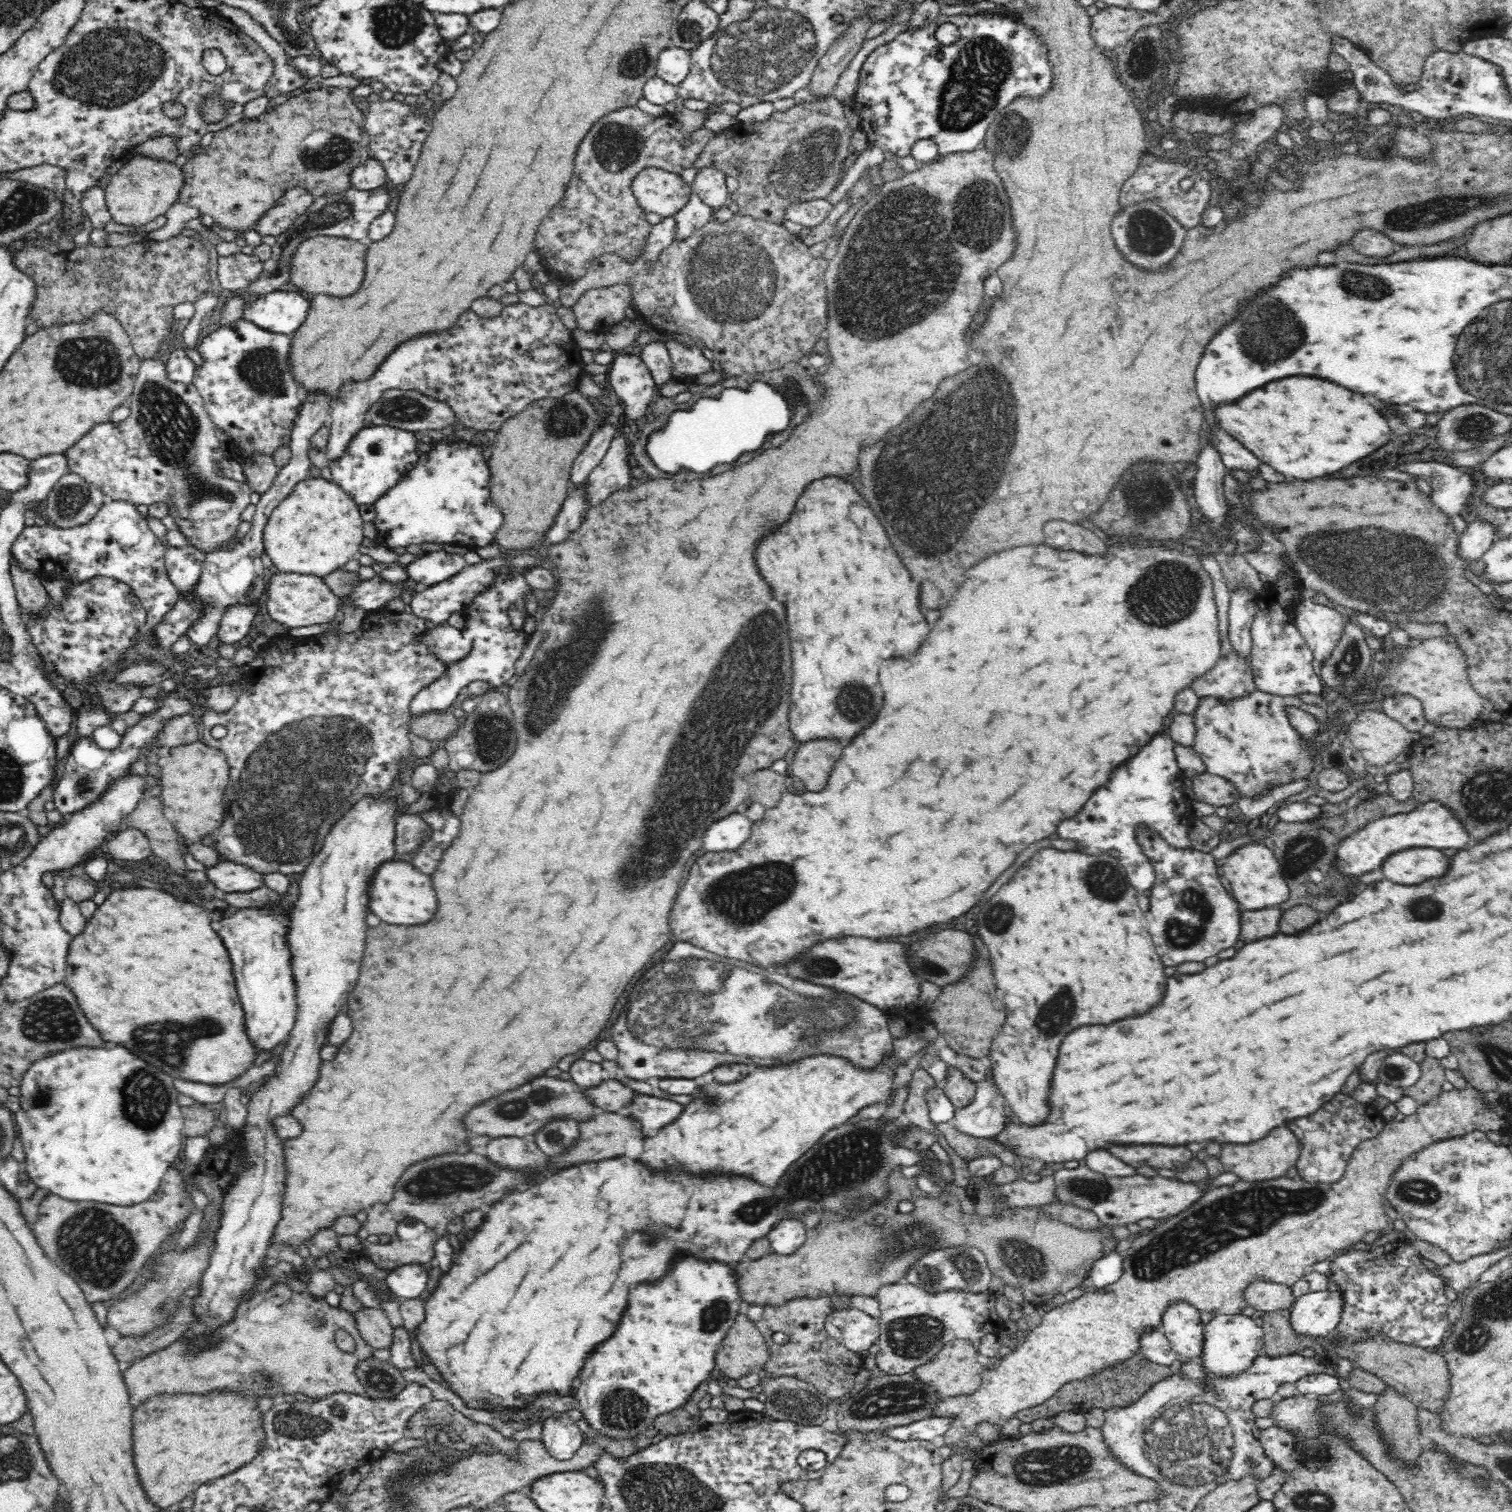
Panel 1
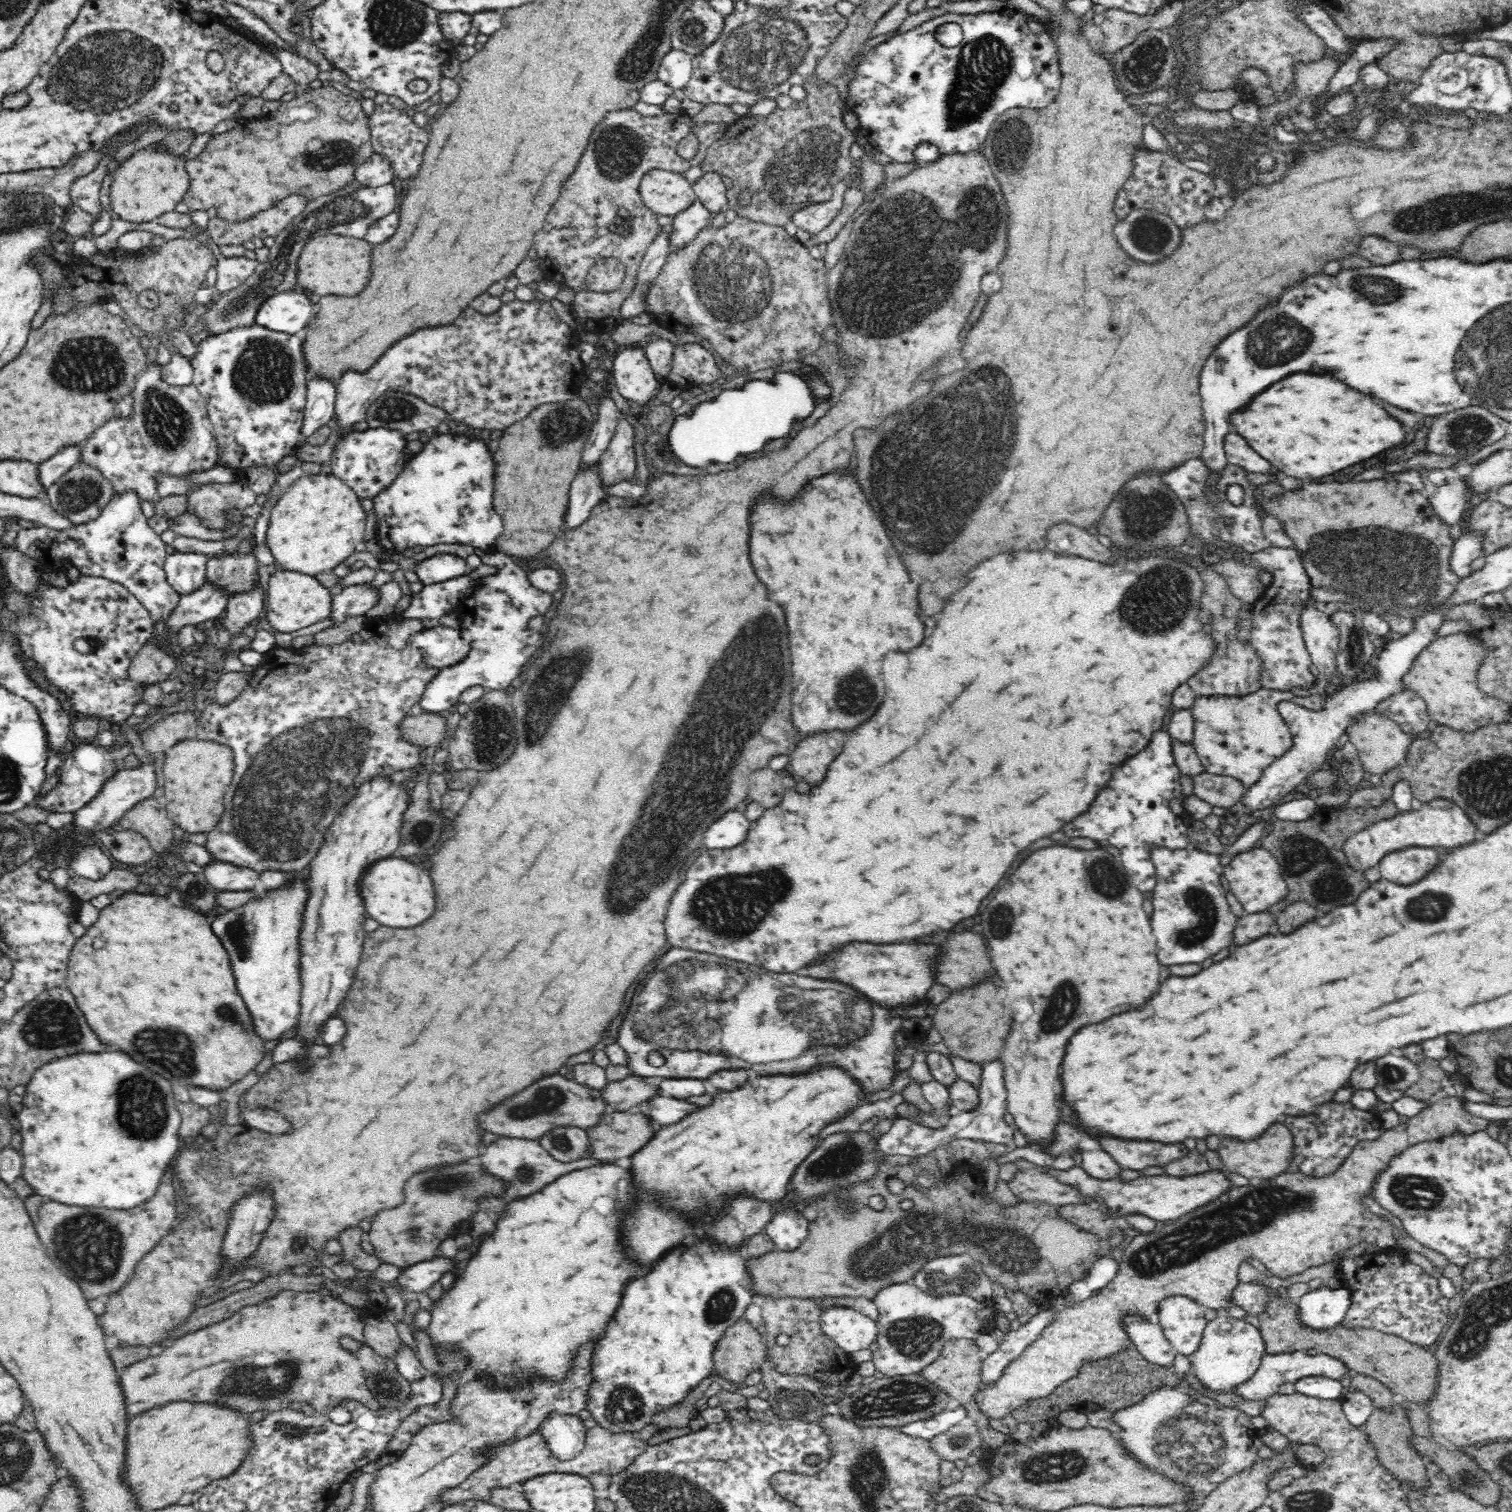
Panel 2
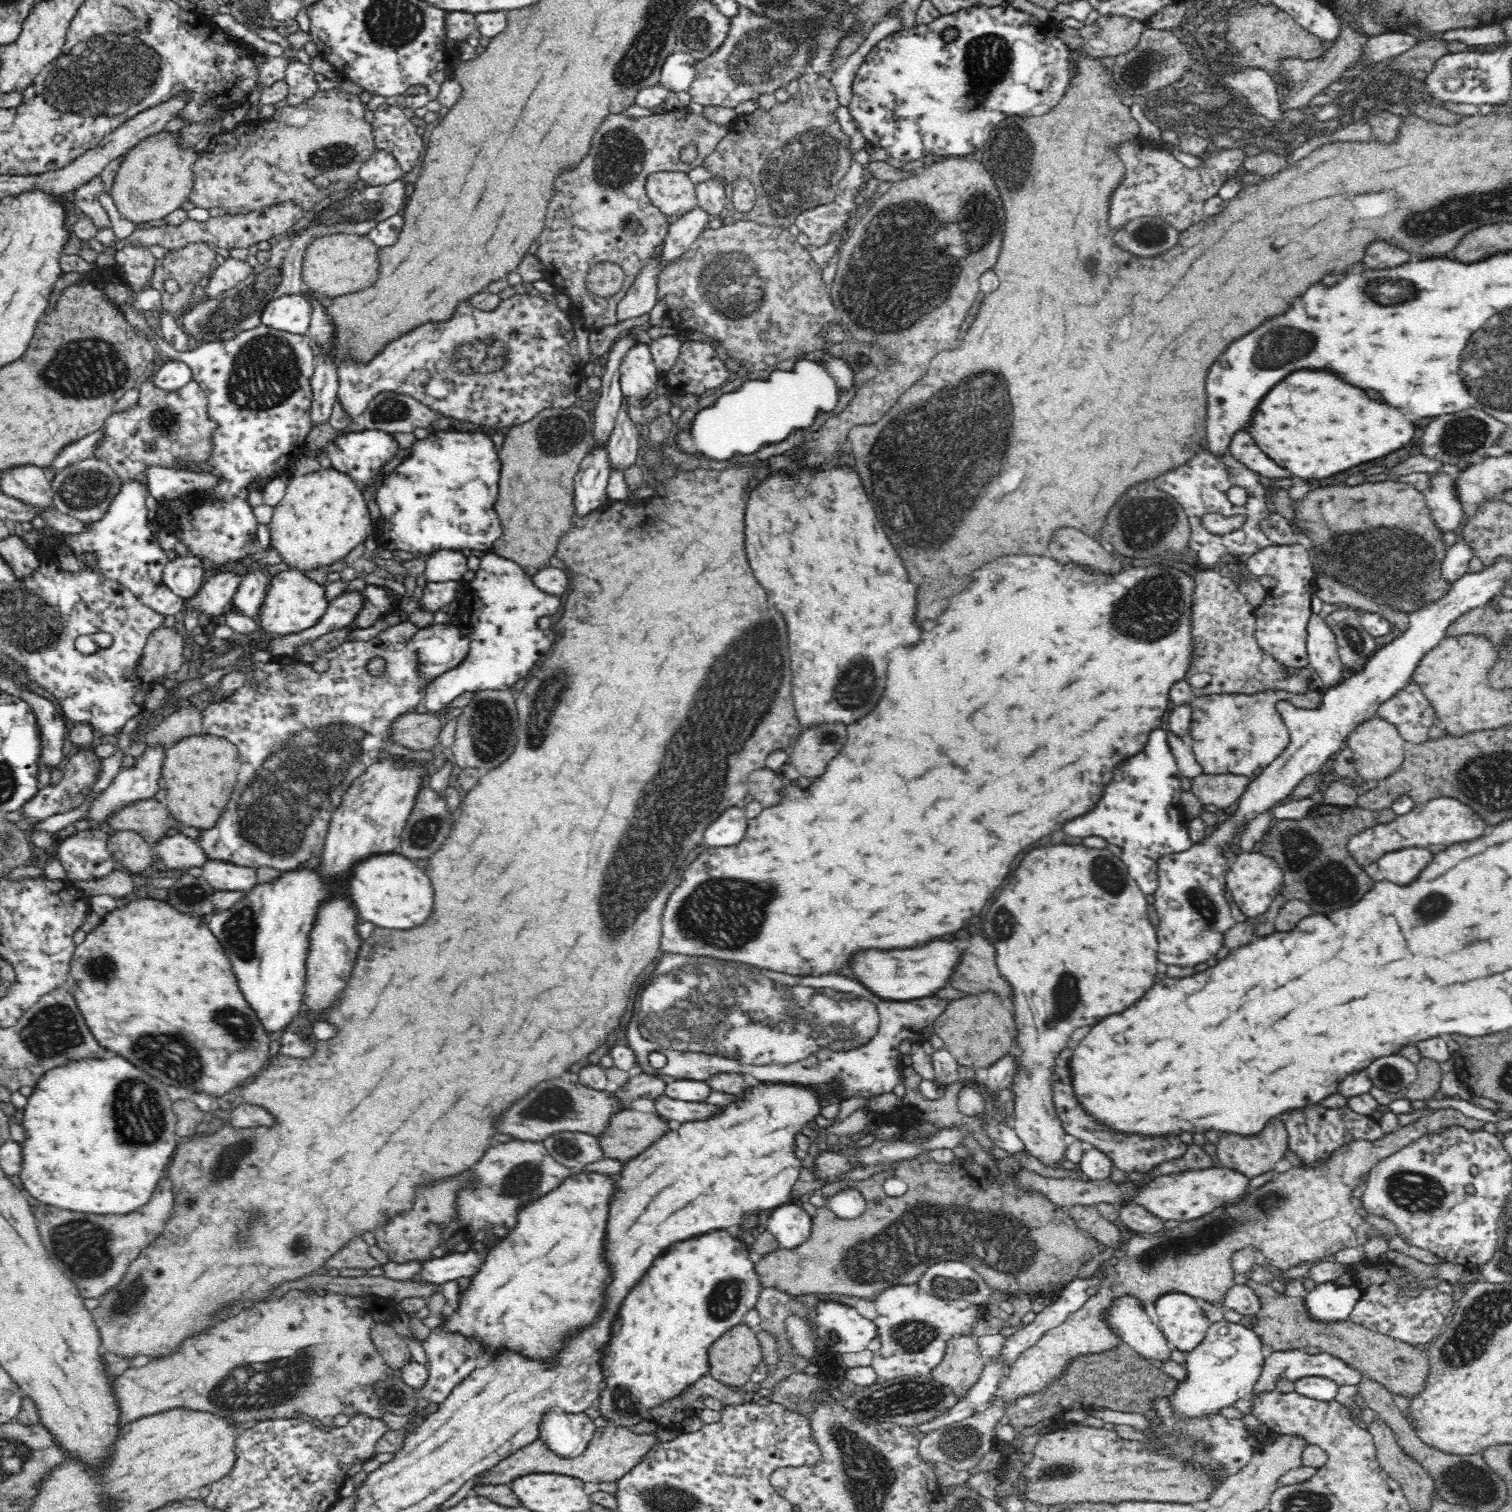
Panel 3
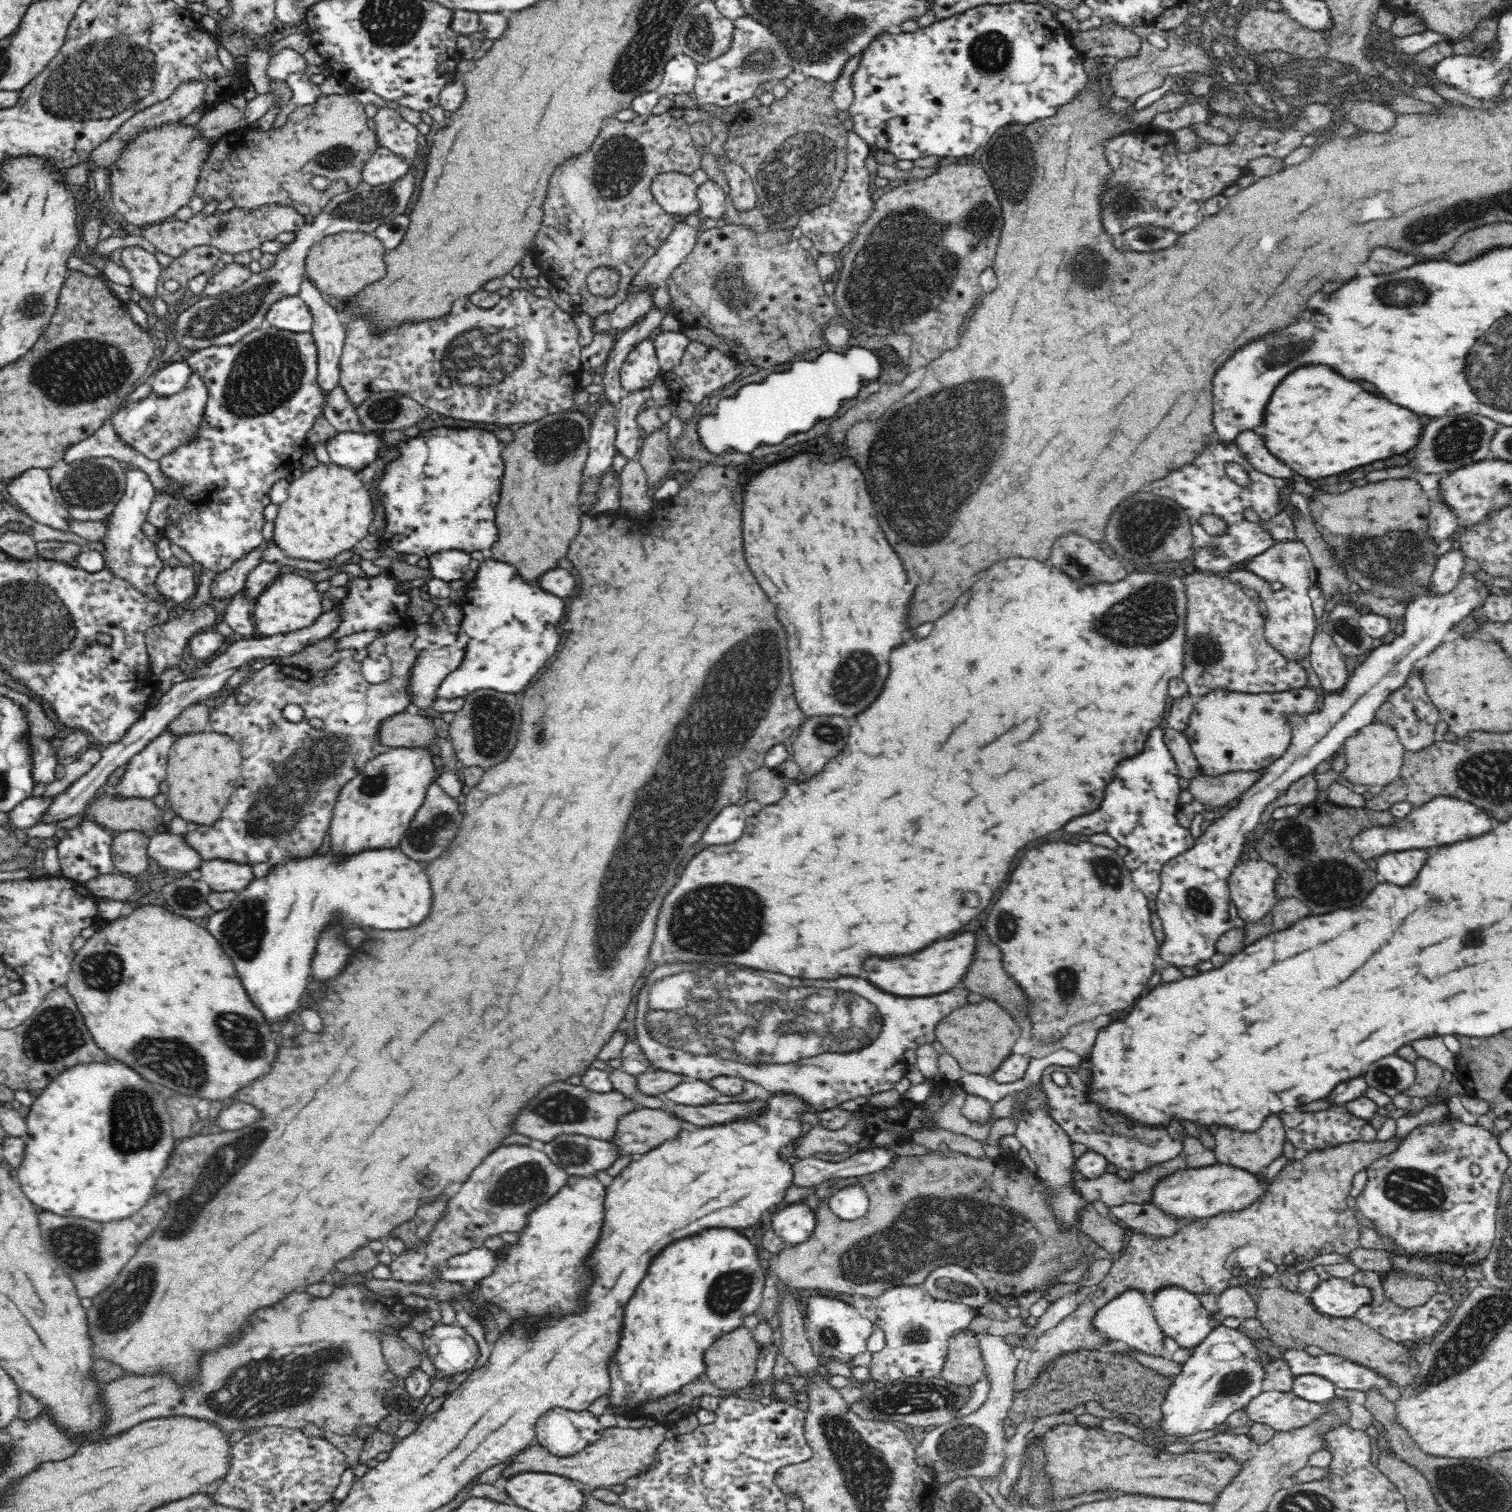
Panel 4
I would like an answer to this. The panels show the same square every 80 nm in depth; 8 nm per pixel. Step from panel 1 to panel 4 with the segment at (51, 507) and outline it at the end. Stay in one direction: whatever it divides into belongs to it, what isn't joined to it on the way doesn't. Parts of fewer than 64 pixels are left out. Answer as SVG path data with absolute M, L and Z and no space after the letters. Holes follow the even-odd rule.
M113 457L86 458L72 464L59 463L58 468L47 471L56 500L75 519L92 522L105 520L124 492L126 473L121 469L120 461Z

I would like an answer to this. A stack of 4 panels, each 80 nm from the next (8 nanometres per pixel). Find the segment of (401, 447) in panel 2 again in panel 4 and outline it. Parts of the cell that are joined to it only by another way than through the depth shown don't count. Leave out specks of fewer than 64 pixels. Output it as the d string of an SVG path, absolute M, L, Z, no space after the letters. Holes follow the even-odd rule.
M348 431L340 432L326 442L330 462L333 465L347 467L354 474L362 475L362 469L378 456L390 449L379 438L379 432Z

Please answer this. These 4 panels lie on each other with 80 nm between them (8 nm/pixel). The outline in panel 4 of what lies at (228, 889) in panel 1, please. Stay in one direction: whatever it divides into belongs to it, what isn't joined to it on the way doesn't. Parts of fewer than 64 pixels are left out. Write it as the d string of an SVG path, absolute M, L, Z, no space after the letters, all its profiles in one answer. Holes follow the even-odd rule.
M212 859L203 861L199 868L201 879L216 892L240 892L255 879L252 865Z

